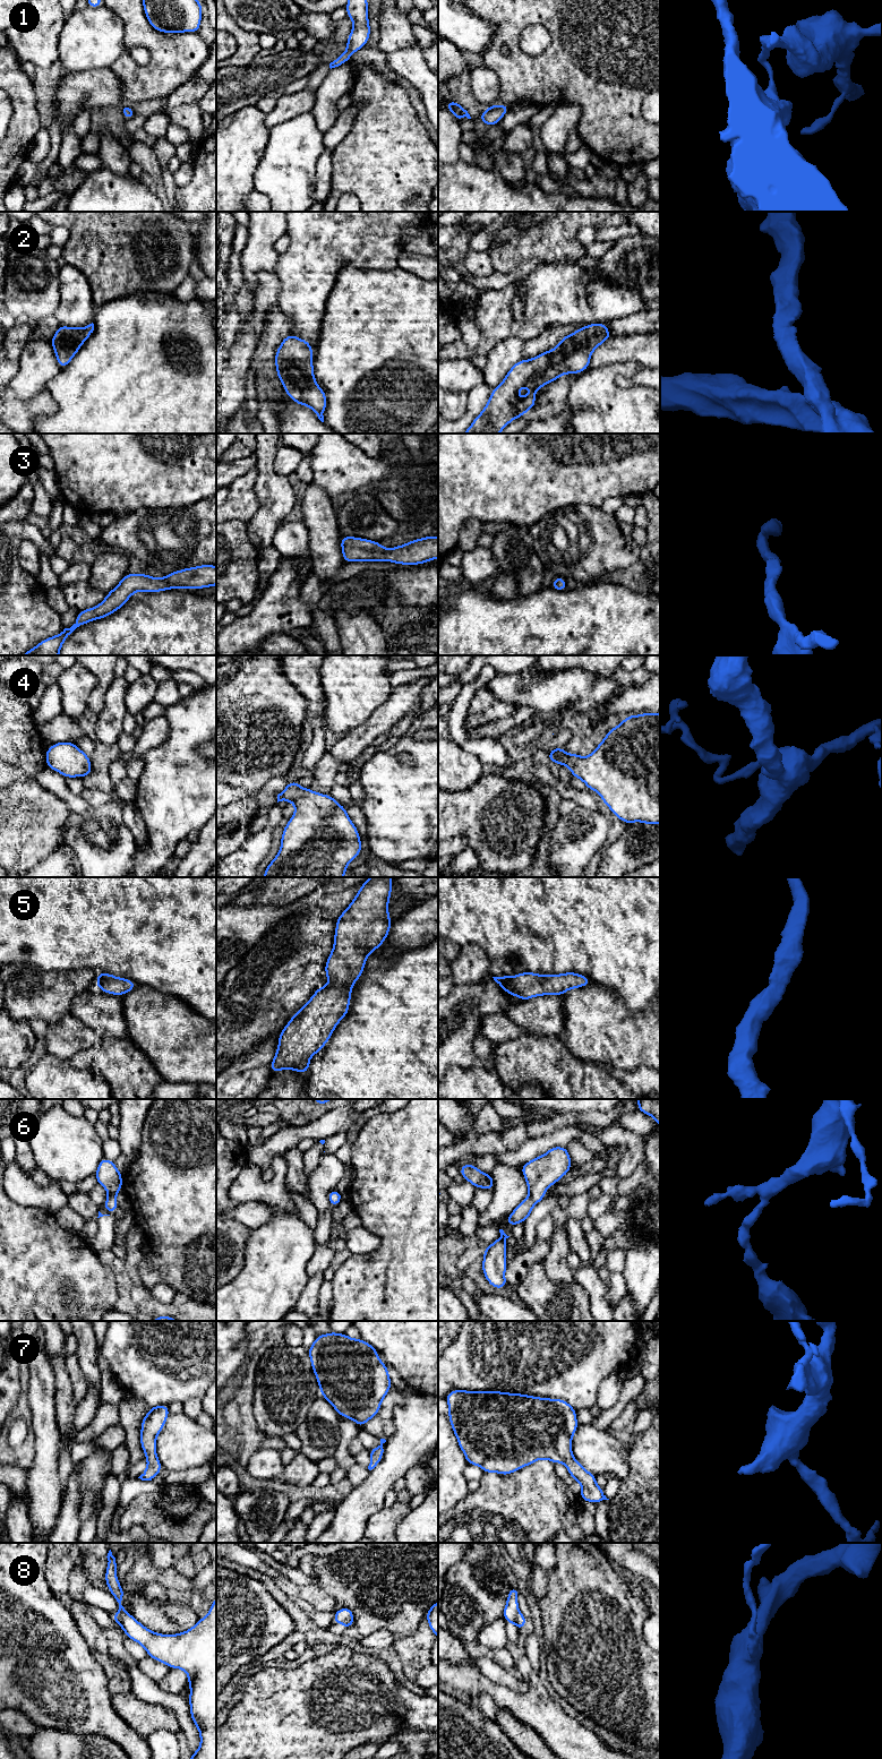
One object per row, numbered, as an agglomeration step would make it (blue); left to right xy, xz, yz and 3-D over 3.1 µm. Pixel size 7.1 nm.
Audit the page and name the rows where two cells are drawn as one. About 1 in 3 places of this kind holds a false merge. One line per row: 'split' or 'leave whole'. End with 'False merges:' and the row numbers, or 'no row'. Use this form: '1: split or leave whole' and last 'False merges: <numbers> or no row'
1: split
2: leave whole
3: leave whole
4: leave whole
5: leave whole
6: leave whole
7: leave whole
8: split
False merges: 1, 8

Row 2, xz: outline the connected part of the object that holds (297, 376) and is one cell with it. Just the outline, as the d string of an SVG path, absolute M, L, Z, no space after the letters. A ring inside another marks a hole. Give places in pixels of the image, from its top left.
M290 334L276 350L275 367L288 396L299 405L311 407L324 422L327 398L314 377L312 357L310 343Z

